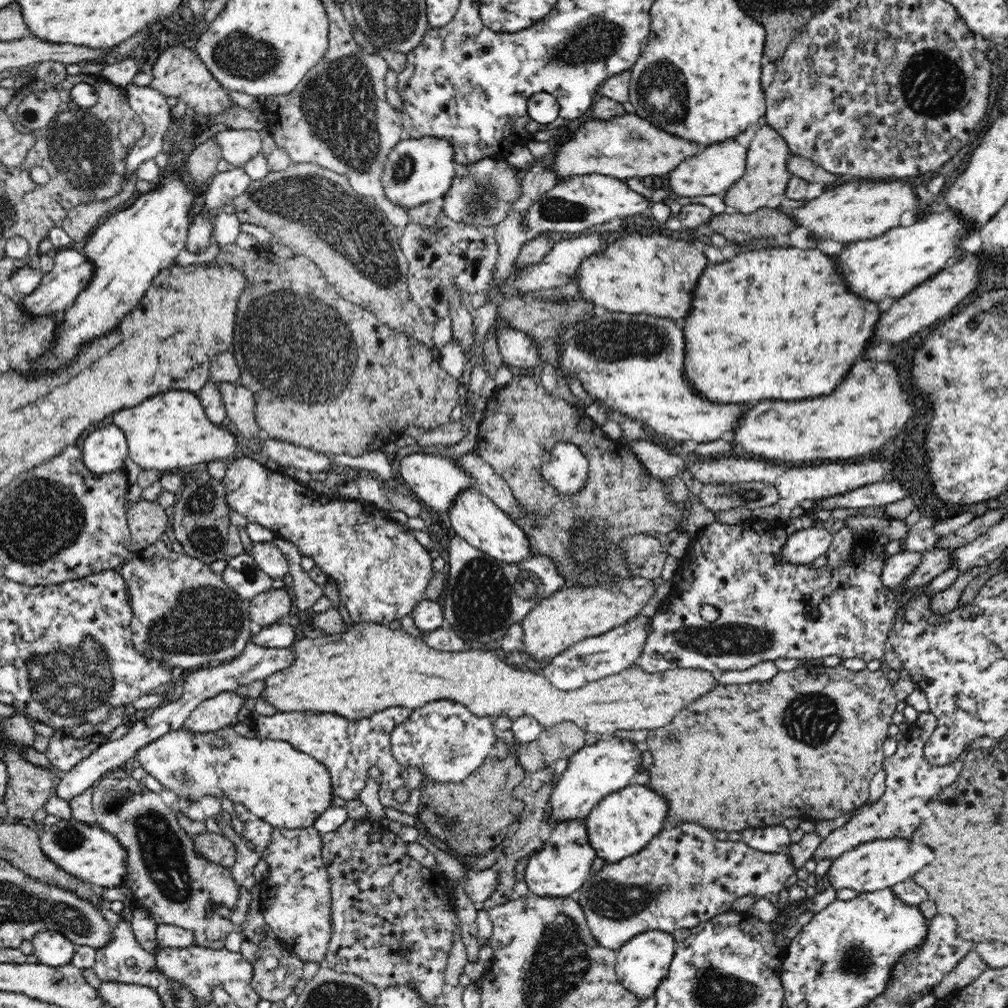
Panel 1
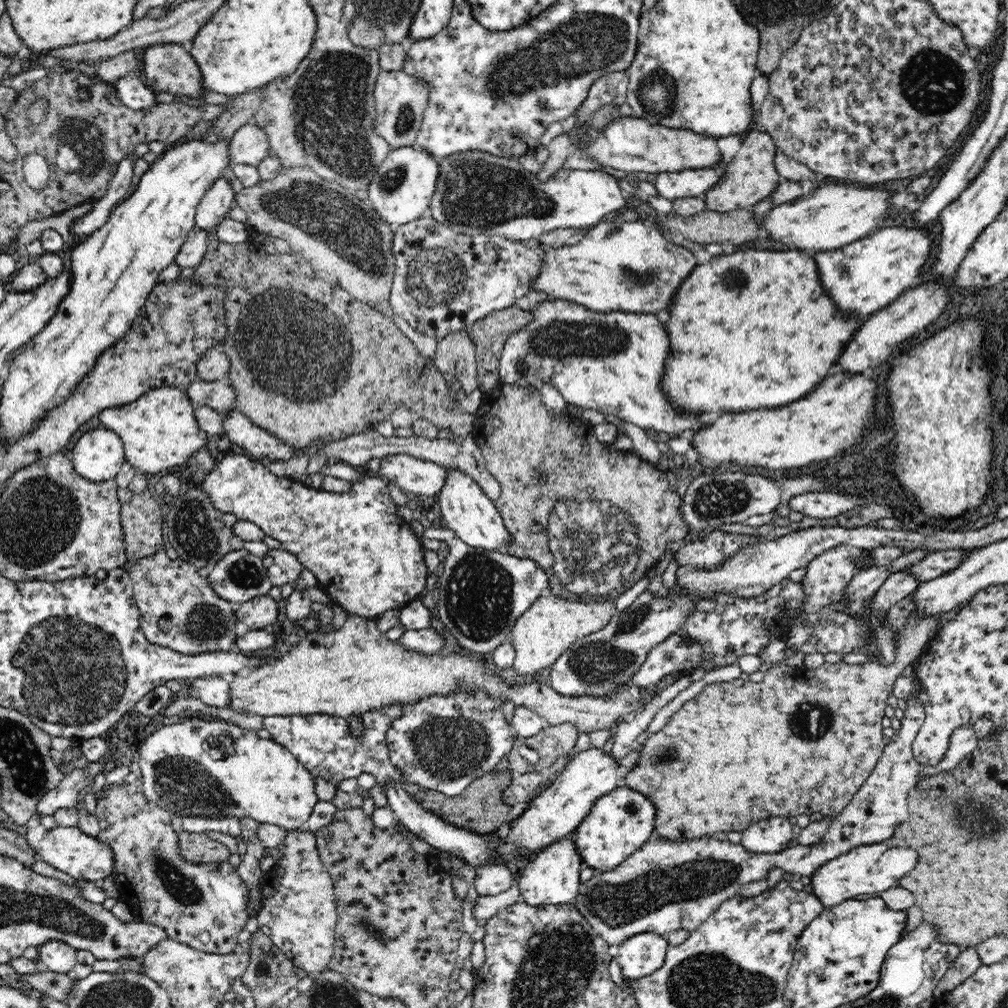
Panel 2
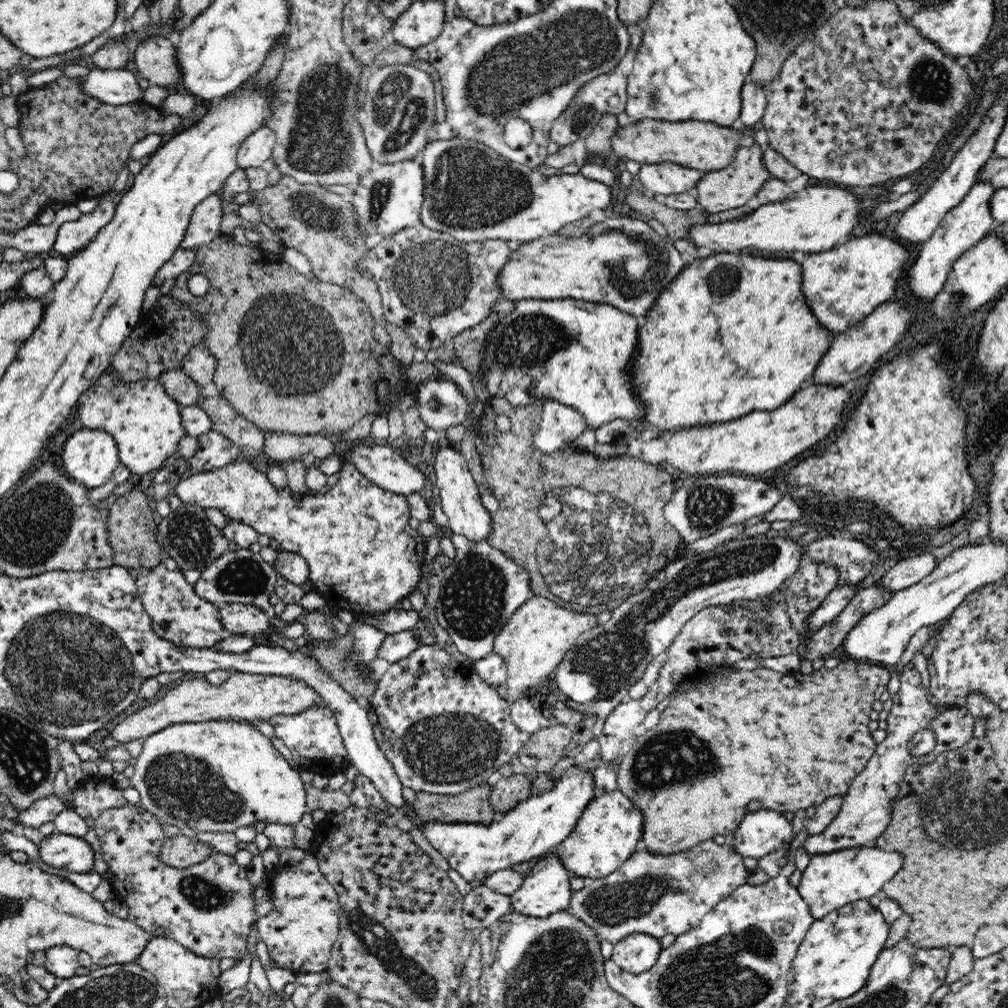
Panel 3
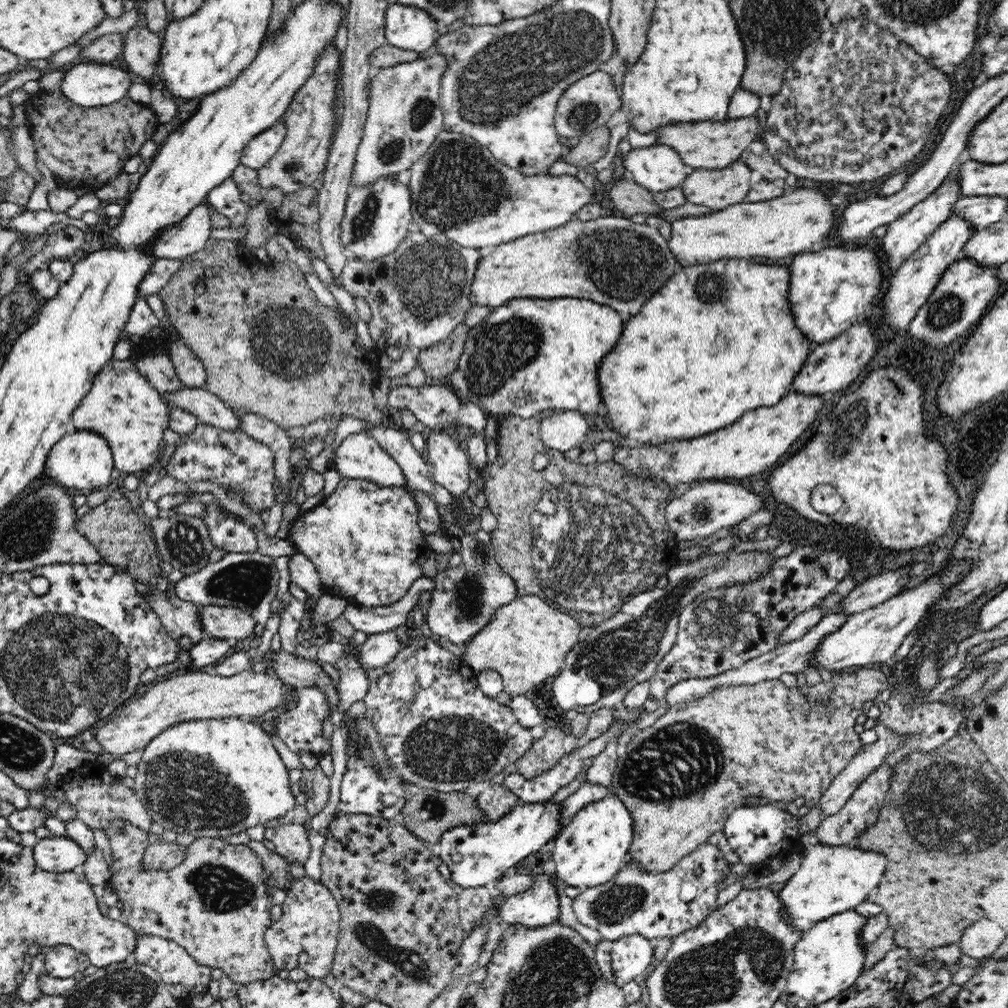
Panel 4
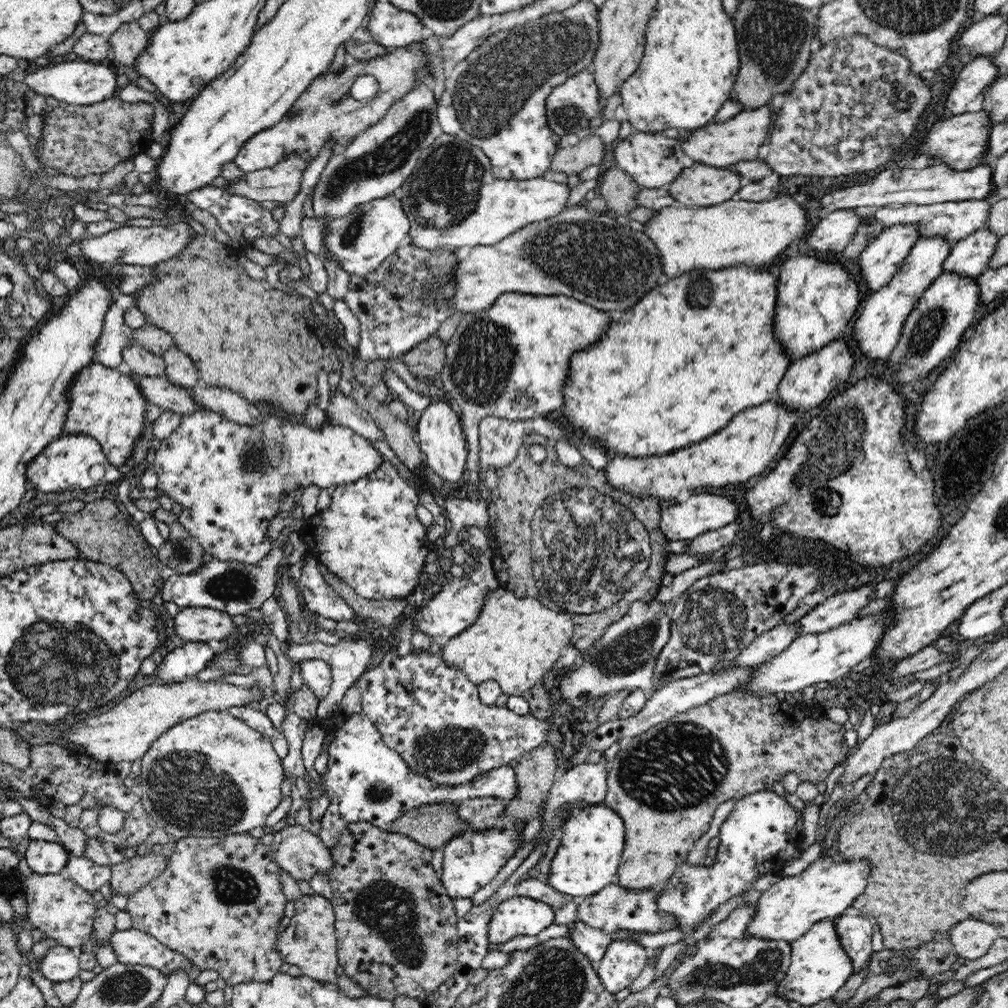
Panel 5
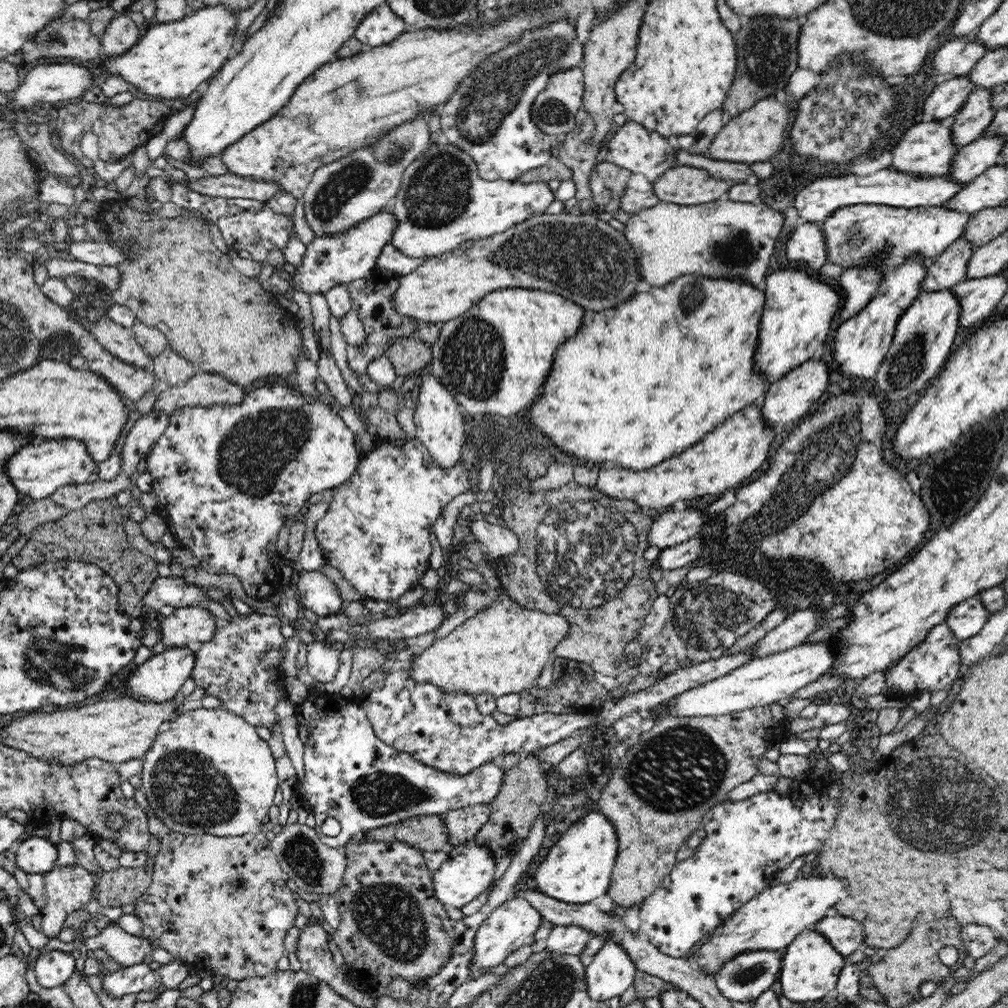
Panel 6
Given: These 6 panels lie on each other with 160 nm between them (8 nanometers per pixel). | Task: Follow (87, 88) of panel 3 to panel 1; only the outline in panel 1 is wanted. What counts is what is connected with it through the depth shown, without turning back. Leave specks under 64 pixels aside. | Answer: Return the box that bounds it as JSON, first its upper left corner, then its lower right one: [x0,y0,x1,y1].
[122,82,170,188]

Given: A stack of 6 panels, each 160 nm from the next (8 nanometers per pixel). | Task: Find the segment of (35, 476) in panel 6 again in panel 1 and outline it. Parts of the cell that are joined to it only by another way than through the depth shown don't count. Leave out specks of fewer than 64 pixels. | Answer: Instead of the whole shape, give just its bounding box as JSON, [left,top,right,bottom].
[82,423,126,474]

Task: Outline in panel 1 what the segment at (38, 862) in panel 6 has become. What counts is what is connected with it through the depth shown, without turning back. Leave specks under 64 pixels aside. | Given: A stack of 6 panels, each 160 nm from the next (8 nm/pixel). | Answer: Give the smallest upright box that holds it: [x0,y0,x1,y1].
[39,819,127,888]

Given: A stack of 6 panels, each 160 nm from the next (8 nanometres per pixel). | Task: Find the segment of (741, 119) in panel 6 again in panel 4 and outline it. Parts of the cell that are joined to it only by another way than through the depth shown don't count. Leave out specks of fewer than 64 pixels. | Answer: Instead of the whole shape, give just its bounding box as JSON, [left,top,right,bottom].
[657,116,760,170]

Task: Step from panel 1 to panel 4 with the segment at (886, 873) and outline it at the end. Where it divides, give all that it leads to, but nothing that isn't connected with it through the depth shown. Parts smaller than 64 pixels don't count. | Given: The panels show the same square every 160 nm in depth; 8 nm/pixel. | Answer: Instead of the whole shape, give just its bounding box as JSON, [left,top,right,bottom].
[777,828,886,932]

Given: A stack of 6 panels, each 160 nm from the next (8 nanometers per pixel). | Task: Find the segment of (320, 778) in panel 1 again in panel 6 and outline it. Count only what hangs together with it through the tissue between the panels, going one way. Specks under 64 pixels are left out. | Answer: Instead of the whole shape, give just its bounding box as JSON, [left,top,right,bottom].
[138,706,279,836]

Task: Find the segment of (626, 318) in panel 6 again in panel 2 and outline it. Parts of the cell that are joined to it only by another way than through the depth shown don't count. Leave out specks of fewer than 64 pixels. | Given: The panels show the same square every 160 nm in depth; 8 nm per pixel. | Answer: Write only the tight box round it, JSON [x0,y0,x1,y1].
[660,251,863,413]

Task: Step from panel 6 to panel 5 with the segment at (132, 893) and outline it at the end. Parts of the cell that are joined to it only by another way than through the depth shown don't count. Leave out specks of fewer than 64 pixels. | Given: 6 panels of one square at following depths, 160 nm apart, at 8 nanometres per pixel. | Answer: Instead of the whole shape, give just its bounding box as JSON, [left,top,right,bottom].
[110,854,168,897]

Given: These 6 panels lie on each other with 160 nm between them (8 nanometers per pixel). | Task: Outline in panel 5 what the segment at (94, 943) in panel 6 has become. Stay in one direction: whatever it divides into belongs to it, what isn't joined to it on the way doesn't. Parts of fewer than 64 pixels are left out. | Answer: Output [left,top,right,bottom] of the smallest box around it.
[109,927,201,980]

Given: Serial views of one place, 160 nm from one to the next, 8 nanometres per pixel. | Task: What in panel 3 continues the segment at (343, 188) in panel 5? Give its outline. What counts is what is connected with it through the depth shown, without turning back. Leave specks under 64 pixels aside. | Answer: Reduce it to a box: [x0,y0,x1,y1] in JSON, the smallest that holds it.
[360,64,436,165]

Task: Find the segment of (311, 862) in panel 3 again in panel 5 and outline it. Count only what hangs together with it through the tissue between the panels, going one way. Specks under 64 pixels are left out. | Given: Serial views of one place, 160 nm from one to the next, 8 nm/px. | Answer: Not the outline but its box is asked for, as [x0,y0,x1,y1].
[277,892,339,985]

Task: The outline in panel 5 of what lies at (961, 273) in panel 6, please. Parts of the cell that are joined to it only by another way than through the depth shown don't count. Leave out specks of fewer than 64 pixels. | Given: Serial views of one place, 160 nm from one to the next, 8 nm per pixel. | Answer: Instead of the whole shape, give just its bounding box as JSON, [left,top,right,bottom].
[943,228,999,277]

